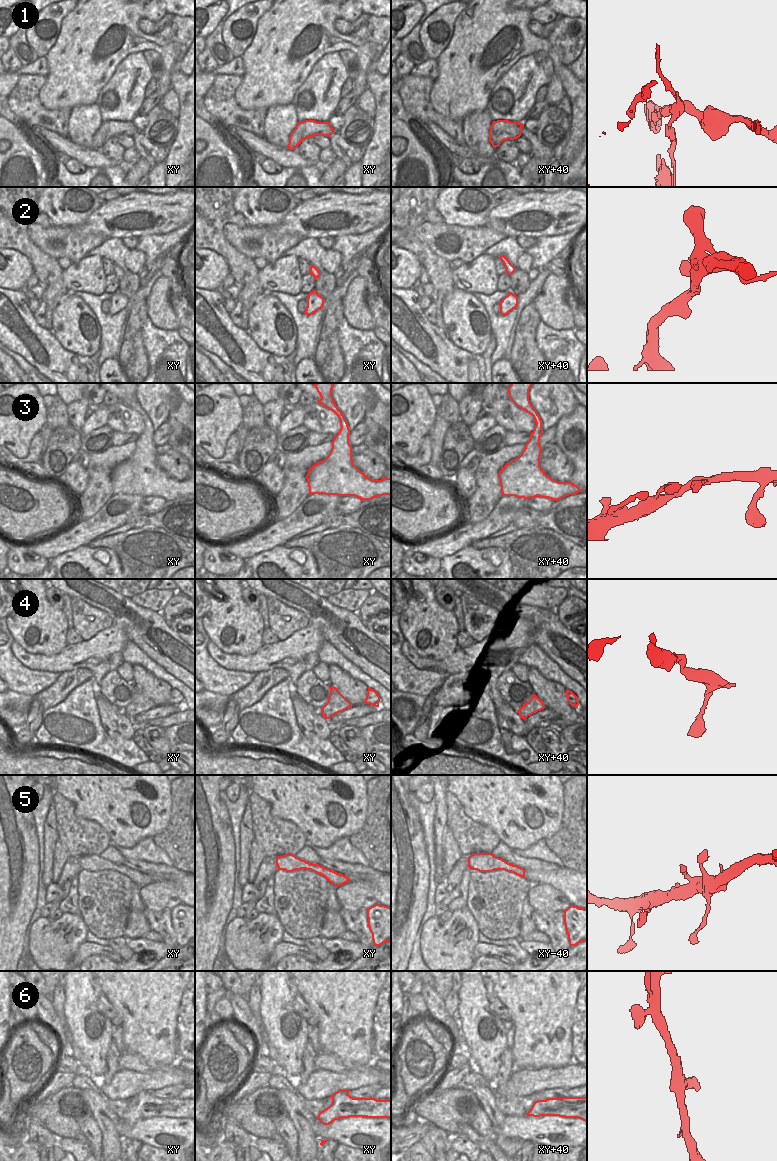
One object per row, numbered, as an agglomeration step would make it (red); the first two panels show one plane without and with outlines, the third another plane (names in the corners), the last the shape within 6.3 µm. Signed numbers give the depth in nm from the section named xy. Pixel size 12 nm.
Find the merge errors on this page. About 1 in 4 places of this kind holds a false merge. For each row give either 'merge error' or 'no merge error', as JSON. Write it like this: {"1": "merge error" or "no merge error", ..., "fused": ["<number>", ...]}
{"1": "merge error", "2": "no merge error", "3": "no merge error", "4": "no merge error", "5": "no merge error", "6": "no merge error", "fused": ["1"]}

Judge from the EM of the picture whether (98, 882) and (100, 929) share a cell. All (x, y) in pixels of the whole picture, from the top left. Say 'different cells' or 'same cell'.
same cell

